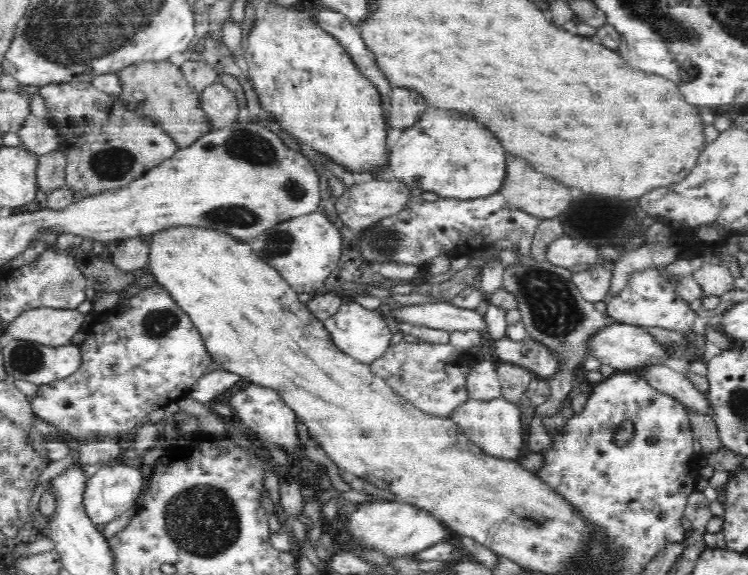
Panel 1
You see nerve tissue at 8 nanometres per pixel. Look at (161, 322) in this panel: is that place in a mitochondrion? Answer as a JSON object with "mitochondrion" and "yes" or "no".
{"mitochondrion":"yes"}

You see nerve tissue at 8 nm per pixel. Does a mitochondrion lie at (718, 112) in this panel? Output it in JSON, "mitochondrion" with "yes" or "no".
{"mitochondrion":"no"}

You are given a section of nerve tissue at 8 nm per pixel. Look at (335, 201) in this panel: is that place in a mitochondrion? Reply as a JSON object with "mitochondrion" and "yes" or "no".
{"mitochondrion":"no"}

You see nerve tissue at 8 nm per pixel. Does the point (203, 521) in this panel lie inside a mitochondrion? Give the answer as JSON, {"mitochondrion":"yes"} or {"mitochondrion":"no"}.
{"mitochondrion":"yes"}

